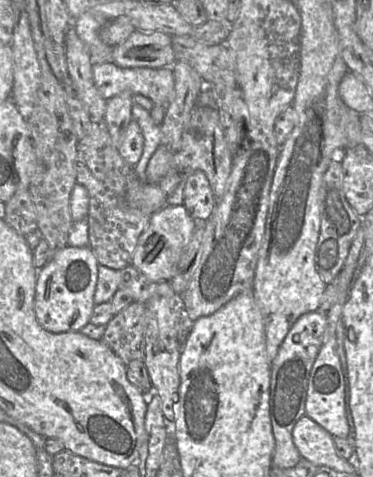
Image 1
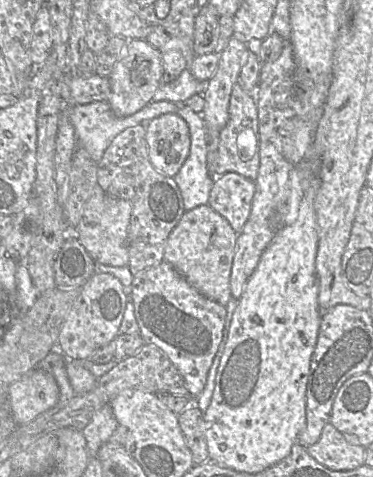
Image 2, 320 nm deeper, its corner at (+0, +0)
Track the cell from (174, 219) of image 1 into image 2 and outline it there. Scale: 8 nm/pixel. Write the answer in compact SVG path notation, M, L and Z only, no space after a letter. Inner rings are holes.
M209 205L198 206L186 211L169 234L164 250L164 261L203 296L226 308L232 299L230 274L237 235L229 222Z

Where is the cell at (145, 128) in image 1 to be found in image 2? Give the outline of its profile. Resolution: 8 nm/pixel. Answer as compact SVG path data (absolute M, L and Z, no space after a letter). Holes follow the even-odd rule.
M185 106L176 114L188 124L191 145L187 159L172 178L180 190L185 210L189 211L208 205L214 177L207 167L208 135L203 117Z

